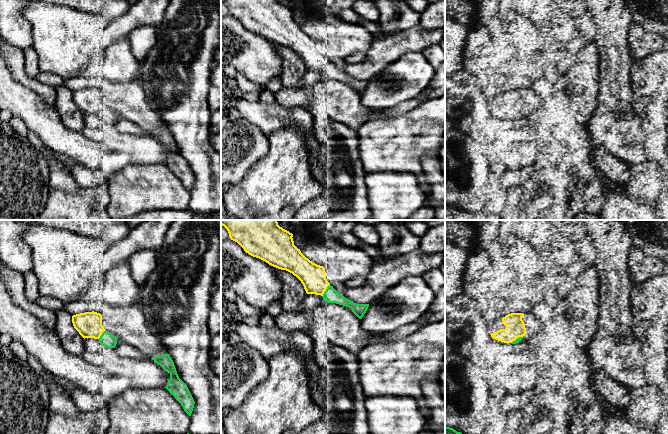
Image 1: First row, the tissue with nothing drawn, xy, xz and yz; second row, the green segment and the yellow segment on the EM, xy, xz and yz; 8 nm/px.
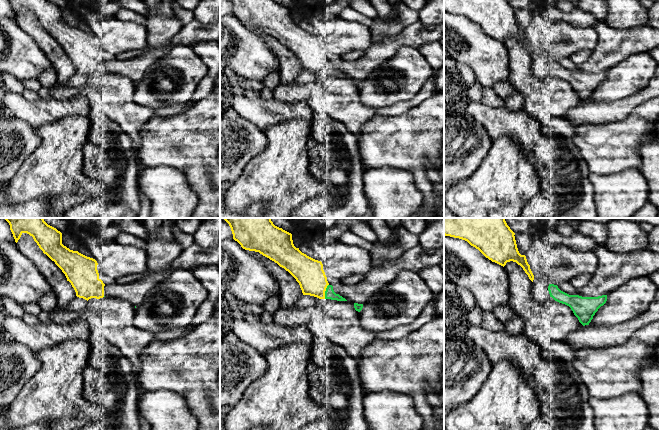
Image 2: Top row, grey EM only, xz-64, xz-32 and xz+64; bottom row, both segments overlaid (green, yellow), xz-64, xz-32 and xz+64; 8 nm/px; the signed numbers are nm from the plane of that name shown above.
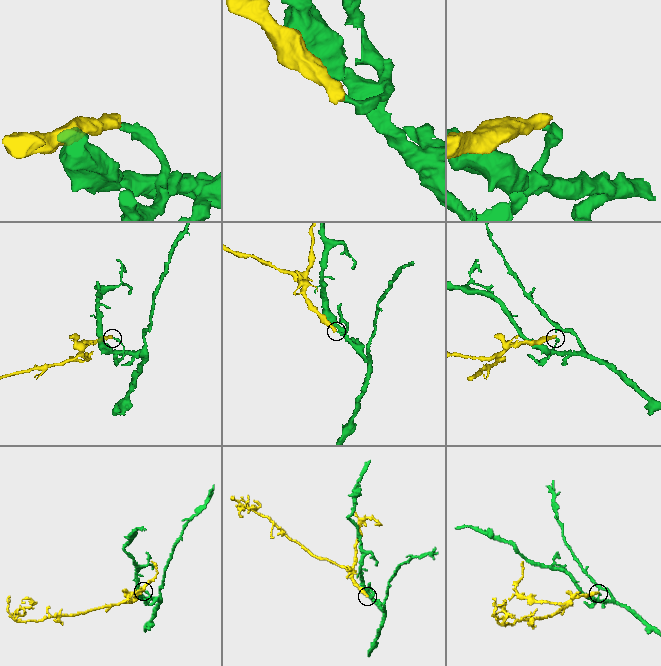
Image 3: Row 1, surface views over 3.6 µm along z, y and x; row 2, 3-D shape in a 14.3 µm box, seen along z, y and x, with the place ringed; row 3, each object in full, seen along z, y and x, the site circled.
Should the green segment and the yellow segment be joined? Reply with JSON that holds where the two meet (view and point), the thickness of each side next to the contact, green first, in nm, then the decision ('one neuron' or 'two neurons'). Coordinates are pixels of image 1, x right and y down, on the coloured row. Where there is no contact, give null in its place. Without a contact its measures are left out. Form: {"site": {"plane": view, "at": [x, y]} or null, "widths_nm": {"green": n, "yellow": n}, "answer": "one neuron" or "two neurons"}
{"site": {"plane": "xz", "at": [326, 290]}, "widths_nm": {"green": 110, "yellow": 200}, "answer": "one neuron"}

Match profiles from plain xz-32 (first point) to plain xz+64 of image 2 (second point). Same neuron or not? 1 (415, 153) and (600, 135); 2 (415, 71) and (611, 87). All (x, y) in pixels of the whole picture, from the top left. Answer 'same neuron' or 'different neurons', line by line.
1: same neuron
2: same neuron

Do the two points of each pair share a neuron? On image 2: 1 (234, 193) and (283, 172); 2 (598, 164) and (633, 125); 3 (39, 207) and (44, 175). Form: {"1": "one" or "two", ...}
{"1": "one", "2": "one", "3": "two"}

